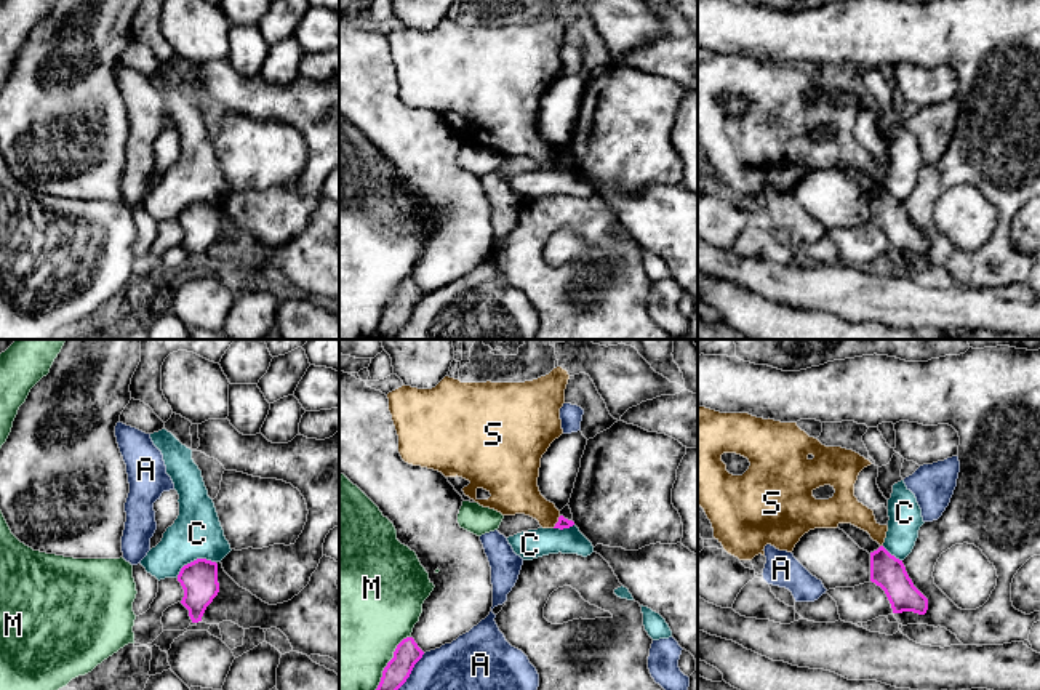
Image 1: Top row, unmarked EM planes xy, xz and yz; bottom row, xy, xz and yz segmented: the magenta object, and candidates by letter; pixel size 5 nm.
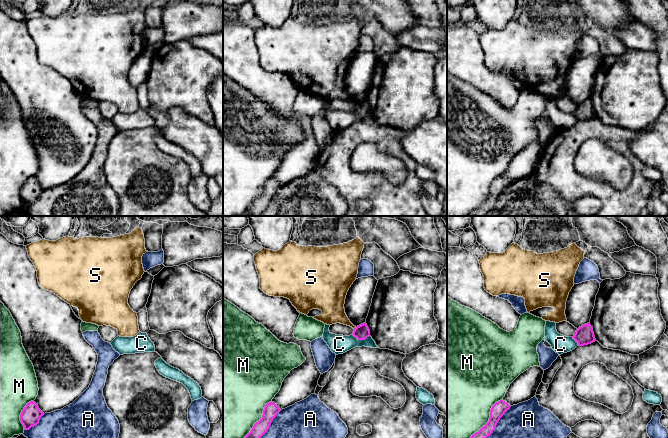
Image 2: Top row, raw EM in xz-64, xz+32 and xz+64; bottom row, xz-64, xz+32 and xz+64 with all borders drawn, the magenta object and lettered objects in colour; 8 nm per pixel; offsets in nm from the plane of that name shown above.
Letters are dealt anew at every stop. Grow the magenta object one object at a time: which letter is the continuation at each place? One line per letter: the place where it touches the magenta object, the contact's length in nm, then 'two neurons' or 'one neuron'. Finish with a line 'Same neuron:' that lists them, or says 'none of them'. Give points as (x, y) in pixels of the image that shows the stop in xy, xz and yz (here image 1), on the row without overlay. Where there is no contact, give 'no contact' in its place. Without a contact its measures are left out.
A: meets magenta in xz at (408, 317); contact 280 nm long; two neurons
C: meets magenta in xy at (194, 202); contact 220 nm long; two neurons
M: meets magenta in xz at (388, 304); contact 340 nm long; two neurons
S: meets magenta in xz at (557, 164); contact 80 nm long; two neurons
Same neuron: none of them

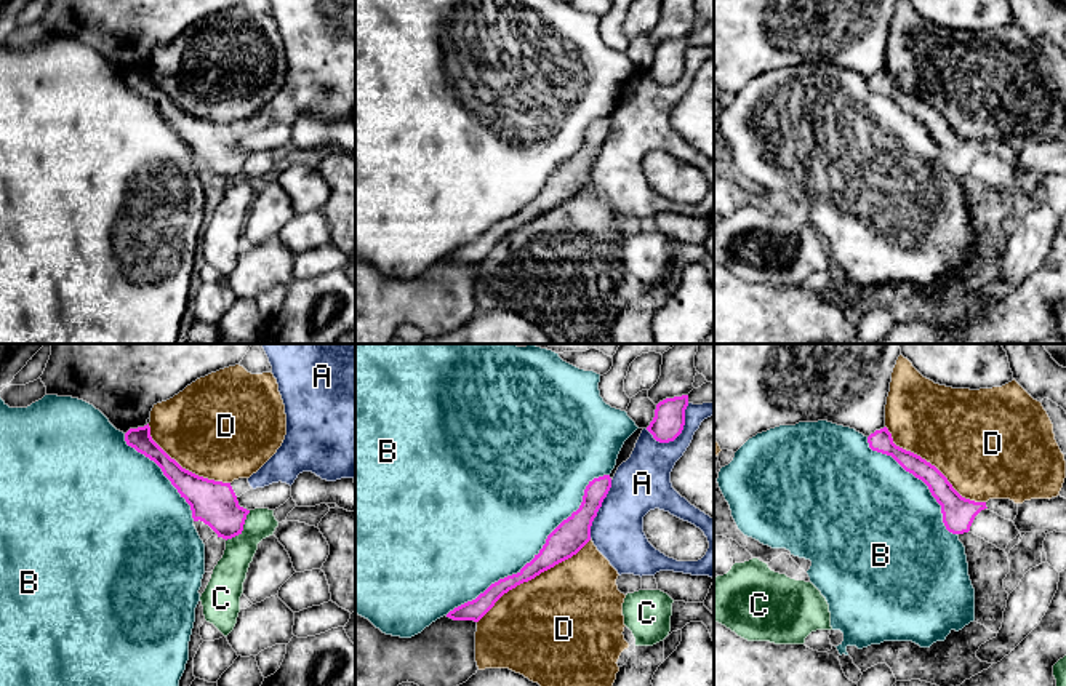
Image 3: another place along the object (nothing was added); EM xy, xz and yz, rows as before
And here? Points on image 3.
A: meets magenta in xz at (677, 77); contact 260 nm long; two neurons
B: meets magenta in xz at (538, 195); contact 1100 nm long; two neurons
C: meets magenta in xy at (242, 170); contact 200 nm long; two neurons
D: meets magenta in xz at (533, 219); contact 700 nm long; two neurons
Same neuron: none of them

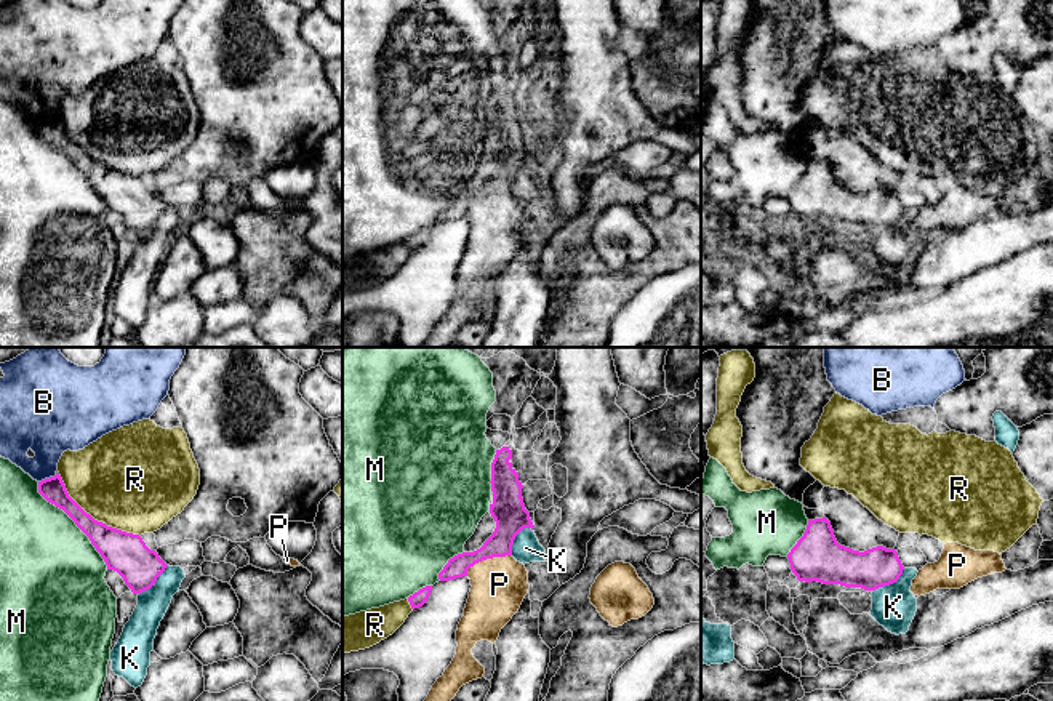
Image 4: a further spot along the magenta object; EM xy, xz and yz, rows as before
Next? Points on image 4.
B: meets magenta in xy at (47, 120); contact 100 nm long; two neurons
K: meets magenta in xz at (514, 180); contact 170 nm long; two neurons
M: meets magenta in xy at (76, 165); contact 550 nm long; two neurons
P: meets magenta in xz at (487, 199); contact 260 nm long; one neuron
R: meets magenta in xy at (93, 160); contact 500 nm long; two neurons
Same neuron: P

